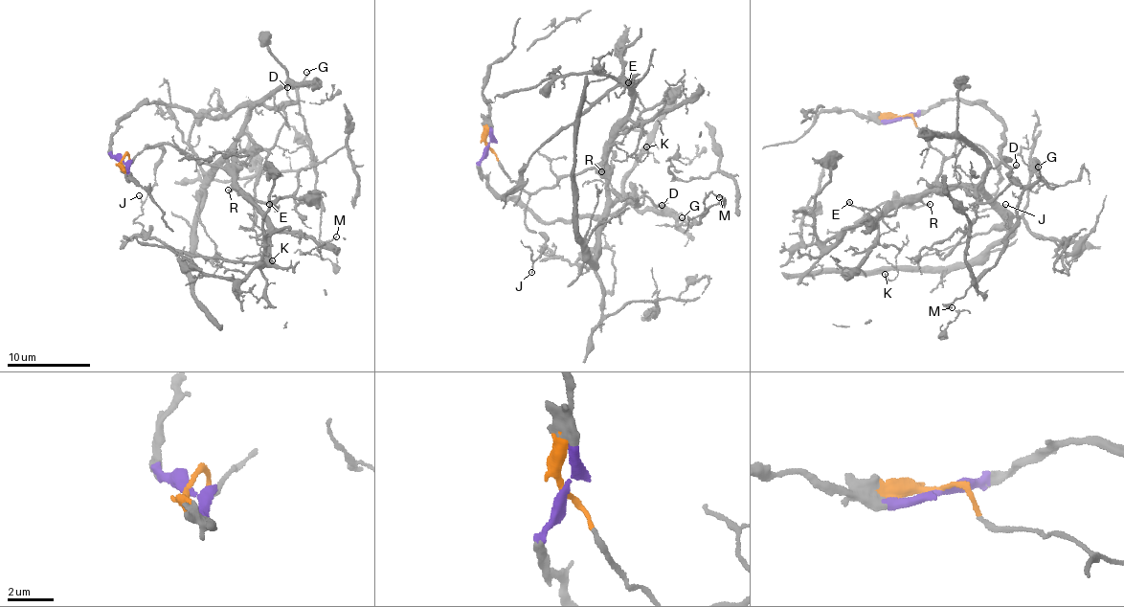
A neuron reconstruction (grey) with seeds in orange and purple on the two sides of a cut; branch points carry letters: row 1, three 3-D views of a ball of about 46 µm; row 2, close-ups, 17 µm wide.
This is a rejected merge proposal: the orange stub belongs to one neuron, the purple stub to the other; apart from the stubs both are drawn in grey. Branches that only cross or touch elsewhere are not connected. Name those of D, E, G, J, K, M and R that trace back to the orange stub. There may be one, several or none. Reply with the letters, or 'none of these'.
E, J, K, R

